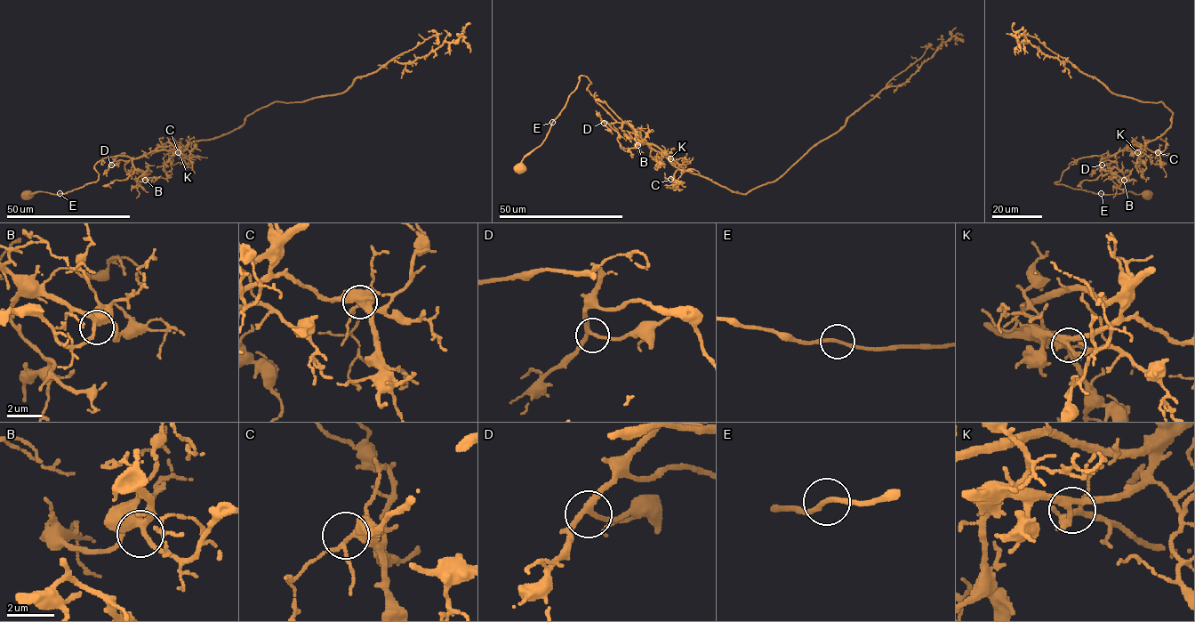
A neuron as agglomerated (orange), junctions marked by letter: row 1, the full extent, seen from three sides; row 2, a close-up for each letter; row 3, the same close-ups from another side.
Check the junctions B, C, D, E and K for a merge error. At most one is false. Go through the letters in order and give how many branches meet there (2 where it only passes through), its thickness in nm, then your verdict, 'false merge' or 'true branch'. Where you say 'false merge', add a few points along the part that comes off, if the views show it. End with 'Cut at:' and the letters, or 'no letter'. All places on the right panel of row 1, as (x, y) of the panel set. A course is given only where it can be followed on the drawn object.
B: branches 3; calibre 320 nm; true branch
C: branches 3; calibre 280 nm; true branch
D: branches 3; calibre 240 nm; true branch
E: branches 2; calibre 190 nm; true branch
K: branches 3; calibre 280 nm; true branch
Cut at: no letter

